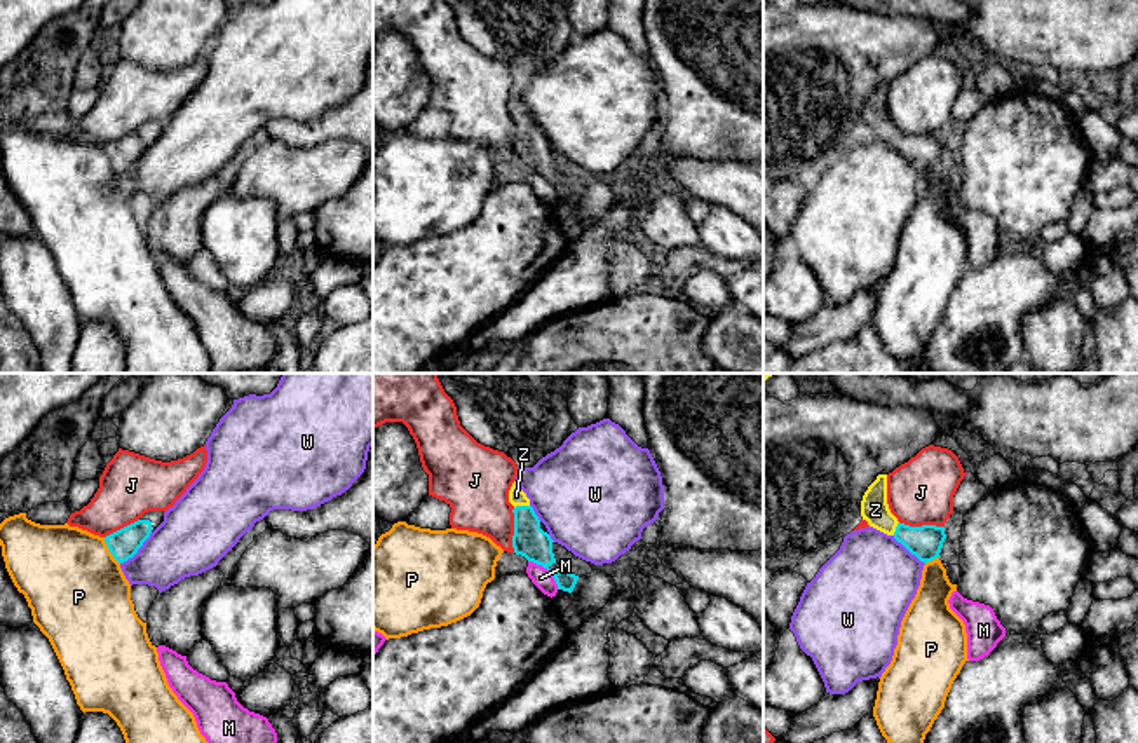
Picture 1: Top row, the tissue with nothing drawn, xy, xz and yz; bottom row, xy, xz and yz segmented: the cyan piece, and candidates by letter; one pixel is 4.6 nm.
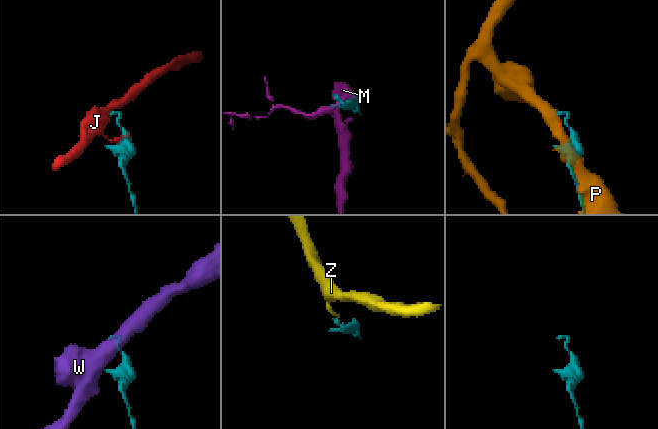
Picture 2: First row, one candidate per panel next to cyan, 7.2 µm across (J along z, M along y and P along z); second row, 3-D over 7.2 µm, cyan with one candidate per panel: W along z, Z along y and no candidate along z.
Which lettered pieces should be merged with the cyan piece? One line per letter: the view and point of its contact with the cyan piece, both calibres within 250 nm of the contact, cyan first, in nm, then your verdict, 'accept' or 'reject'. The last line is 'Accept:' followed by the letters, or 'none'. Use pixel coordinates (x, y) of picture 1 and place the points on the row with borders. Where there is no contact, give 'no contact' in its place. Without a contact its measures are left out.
J: xz (514, 531) | 160/280 nm | reject
M: xz (548, 569) | 160/90 nm | reject
P: xy (110, 552) | 140/460 nm | reject
W: xy (138, 548) | 140/320 nm | reject
Z: xz (521, 506) | 160/80 nm | accept
Accept: Z

